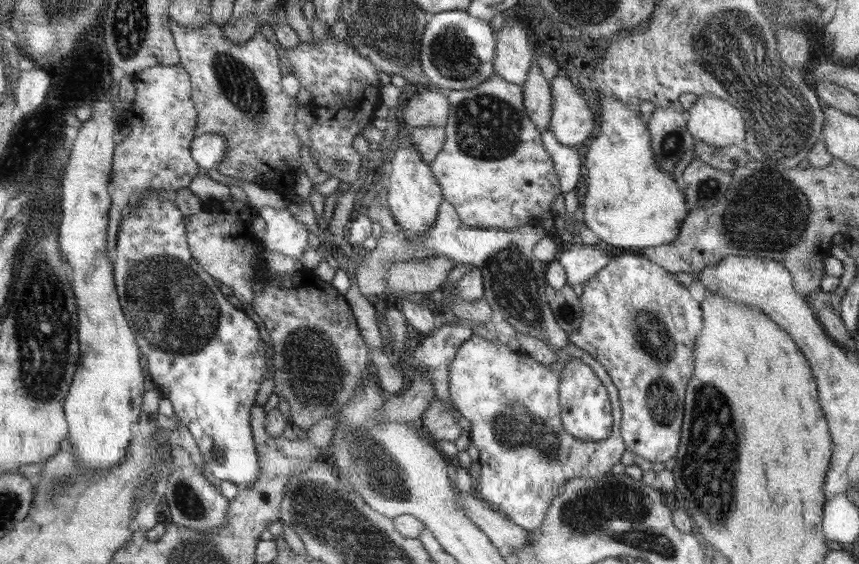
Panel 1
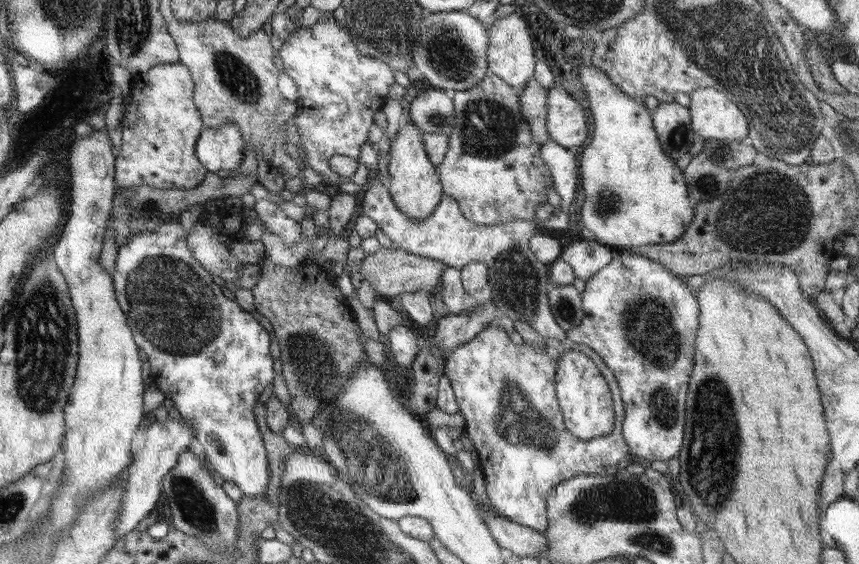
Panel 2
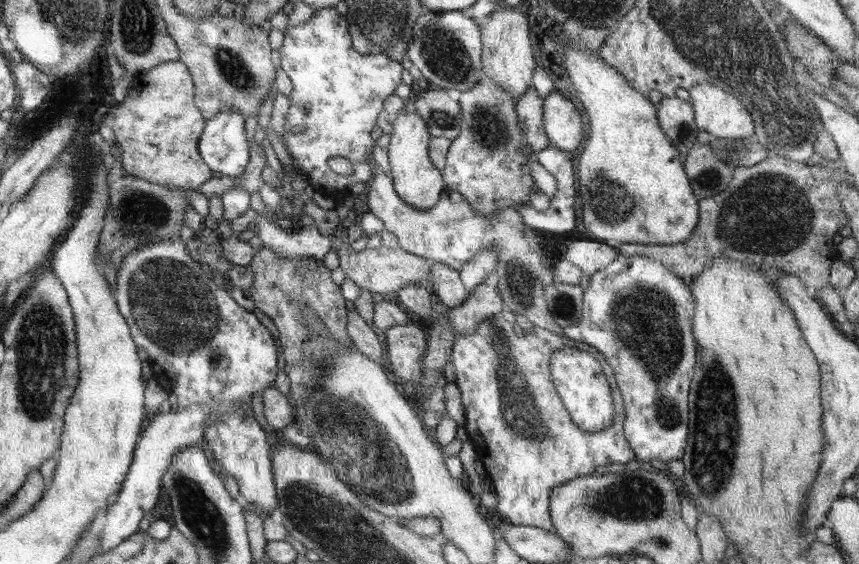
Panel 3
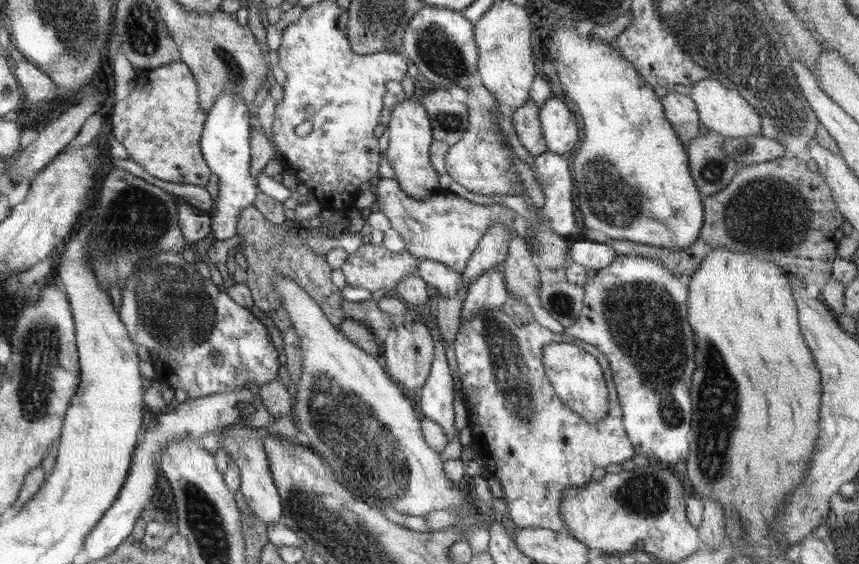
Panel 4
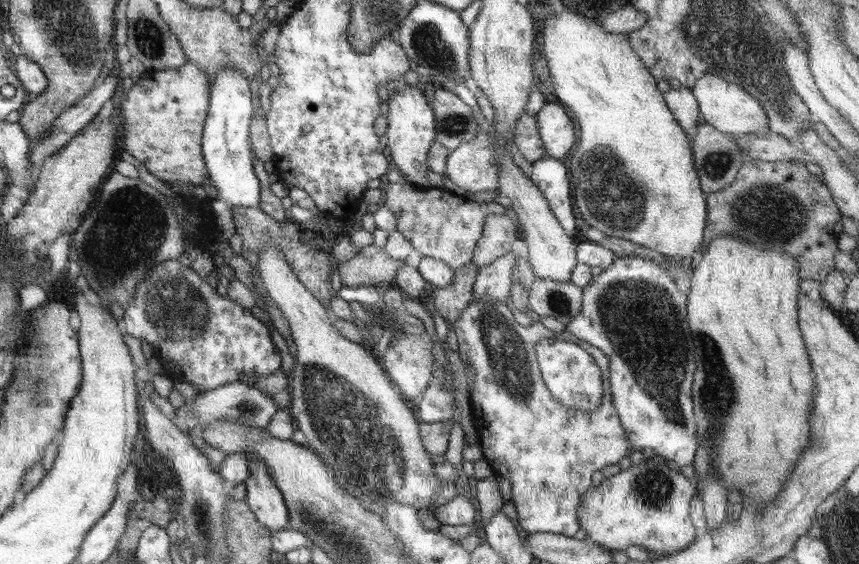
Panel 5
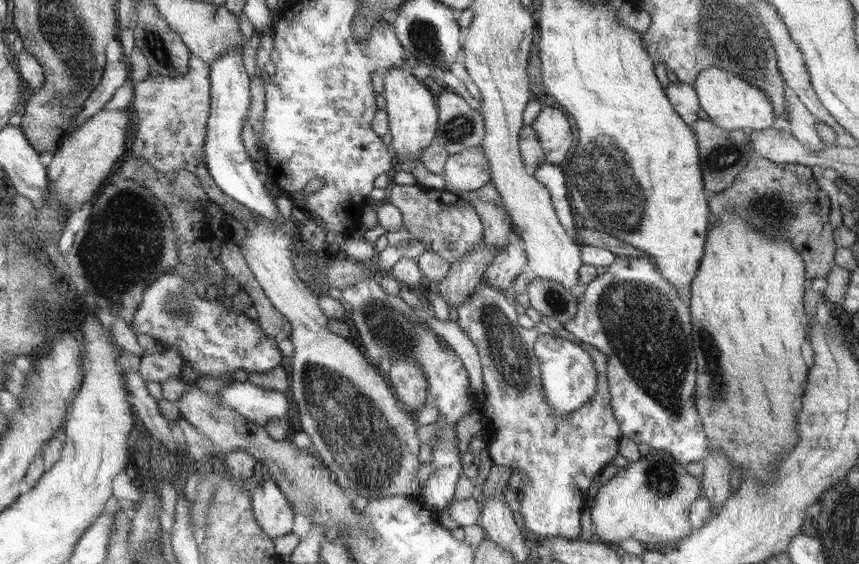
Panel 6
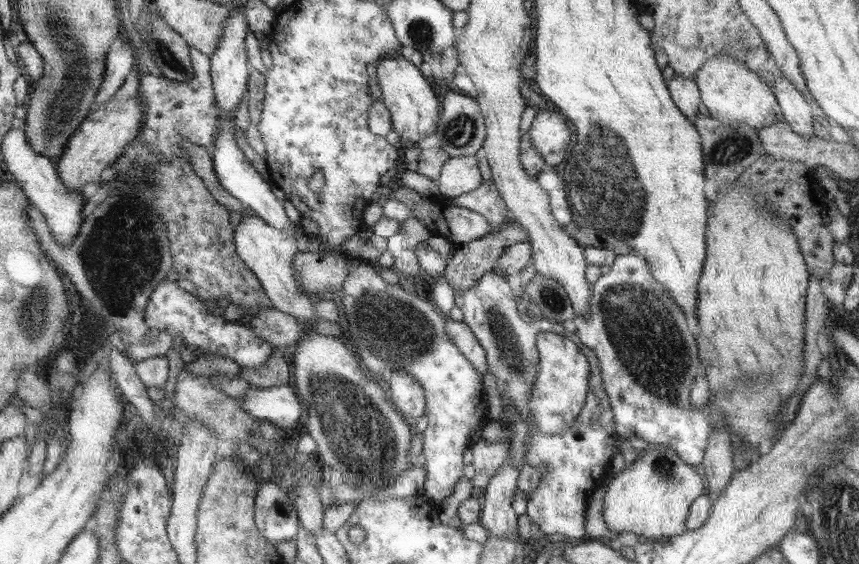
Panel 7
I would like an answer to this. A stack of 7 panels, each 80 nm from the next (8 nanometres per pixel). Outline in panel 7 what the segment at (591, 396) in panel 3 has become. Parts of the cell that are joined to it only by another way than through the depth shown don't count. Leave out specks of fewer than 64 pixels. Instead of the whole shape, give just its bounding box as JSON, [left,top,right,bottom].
[529,332,590,435]

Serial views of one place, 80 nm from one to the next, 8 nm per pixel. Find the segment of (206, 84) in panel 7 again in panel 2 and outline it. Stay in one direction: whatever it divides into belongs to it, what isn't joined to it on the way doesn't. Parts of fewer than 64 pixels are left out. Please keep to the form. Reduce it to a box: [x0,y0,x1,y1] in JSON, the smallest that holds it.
[115,62,208,190]

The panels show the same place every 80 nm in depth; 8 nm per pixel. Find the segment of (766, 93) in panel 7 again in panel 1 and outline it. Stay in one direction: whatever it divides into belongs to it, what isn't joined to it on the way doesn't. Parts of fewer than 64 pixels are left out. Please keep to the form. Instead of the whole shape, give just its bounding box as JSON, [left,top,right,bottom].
[686,94,746,148]

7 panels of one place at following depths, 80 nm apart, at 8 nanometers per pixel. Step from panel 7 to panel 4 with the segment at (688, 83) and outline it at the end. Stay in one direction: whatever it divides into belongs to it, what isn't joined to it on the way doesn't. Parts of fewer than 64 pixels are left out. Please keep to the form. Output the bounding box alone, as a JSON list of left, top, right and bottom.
[661,92,700,148]

